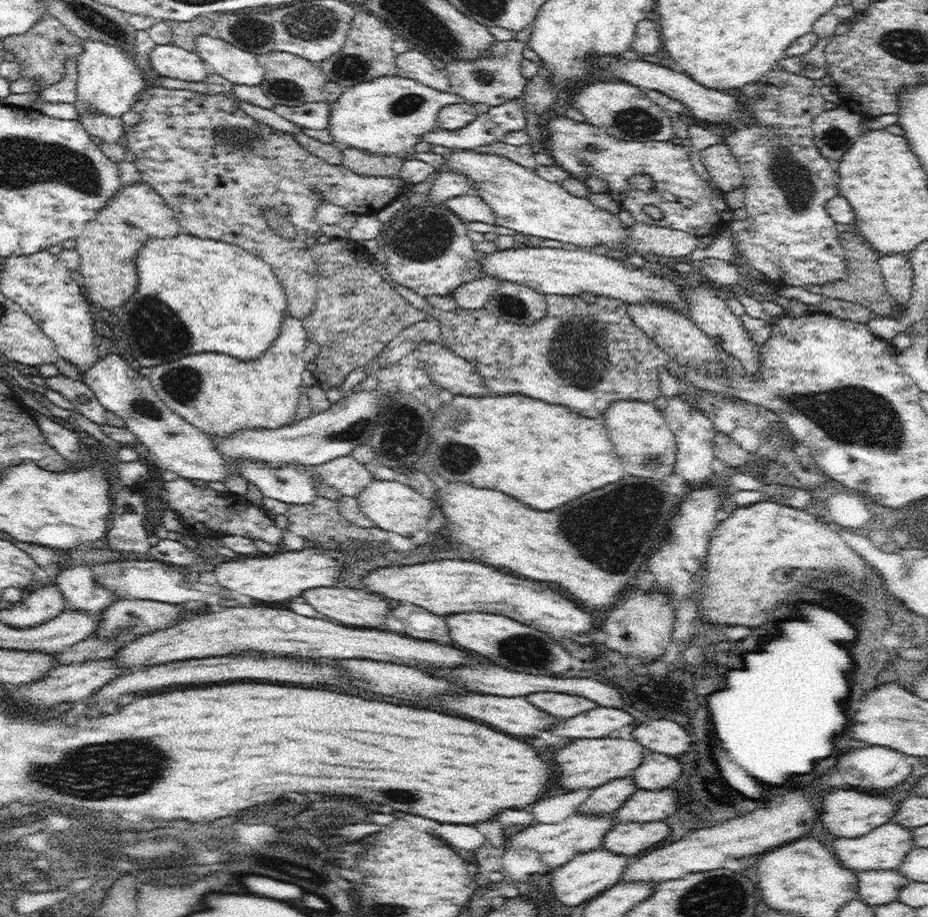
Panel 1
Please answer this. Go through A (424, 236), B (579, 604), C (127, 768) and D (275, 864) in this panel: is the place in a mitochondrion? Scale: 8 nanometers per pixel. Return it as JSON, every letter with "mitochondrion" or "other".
{"A":"mitochondrion","B":"other","C":"mitochondrion","D":"other"}

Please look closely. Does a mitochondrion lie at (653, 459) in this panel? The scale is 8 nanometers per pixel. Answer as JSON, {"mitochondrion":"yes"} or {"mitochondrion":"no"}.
{"mitochondrion":"yes"}

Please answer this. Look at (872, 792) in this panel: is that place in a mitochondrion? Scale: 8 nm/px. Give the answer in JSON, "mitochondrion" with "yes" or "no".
{"mitochondrion":"no"}

